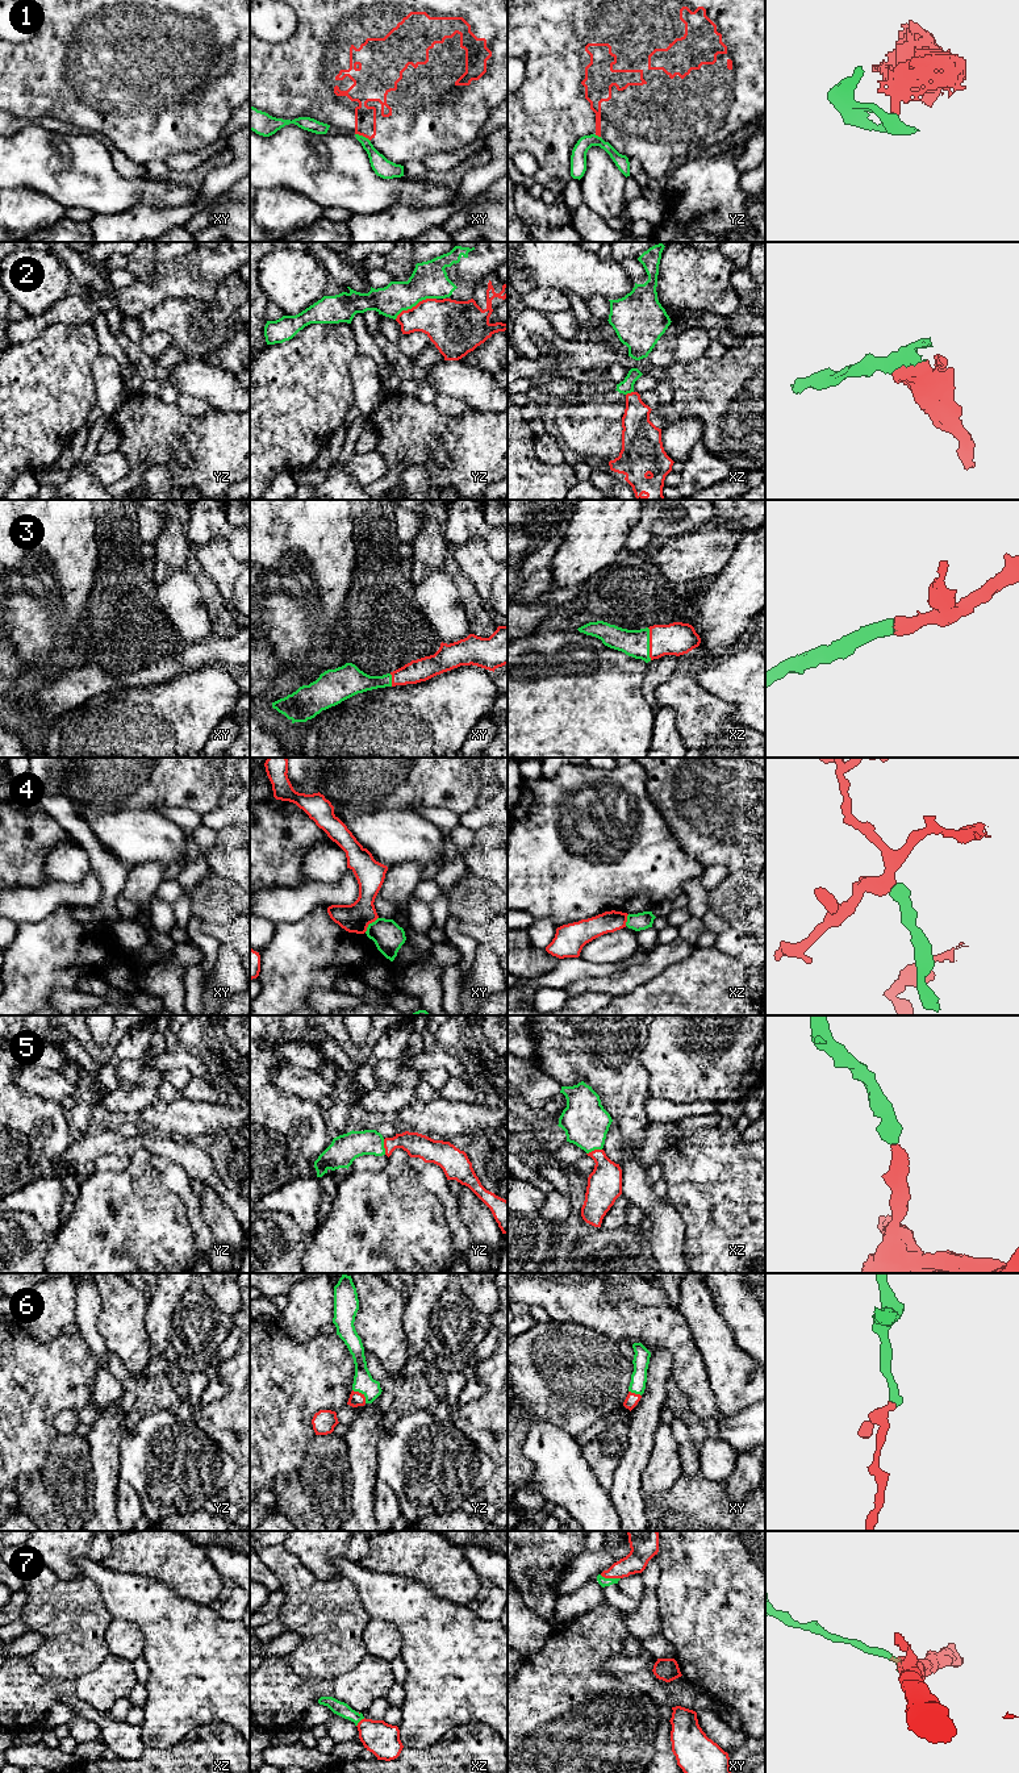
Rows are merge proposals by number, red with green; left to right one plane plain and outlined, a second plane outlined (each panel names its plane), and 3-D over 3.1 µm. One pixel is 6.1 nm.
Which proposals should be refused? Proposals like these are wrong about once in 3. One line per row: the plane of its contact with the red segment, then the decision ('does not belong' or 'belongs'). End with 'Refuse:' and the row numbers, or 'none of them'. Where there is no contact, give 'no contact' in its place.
1: xy | does not belong
2: yz | does not belong
3: xz | belongs
4: xy | does not belong
5: yz | belongs
6: yz | belongs
7: xy | belongs
Refuse: 1, 2, 4

